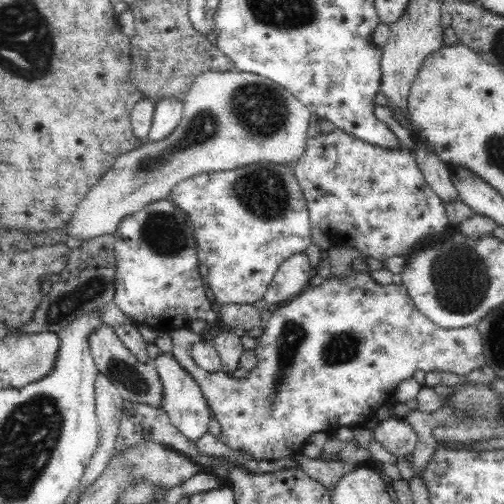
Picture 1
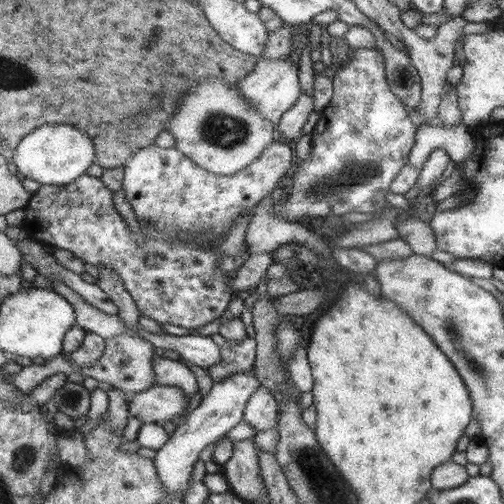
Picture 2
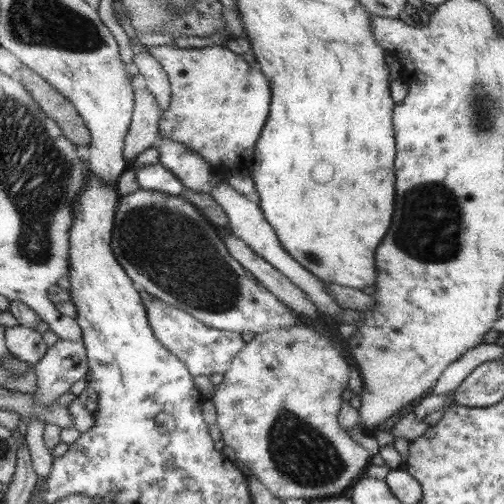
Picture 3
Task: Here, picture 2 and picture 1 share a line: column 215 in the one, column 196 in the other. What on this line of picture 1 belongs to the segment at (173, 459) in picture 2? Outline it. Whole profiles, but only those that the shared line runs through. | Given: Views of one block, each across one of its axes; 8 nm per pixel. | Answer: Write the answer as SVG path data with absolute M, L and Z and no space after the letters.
M160 352L160 356L156 356L152 360L152 366L160 378L162 384L162 410L168 414L168 418L172 420L172 424L192 442L196 442L202 434L208 432L208 424L212 420L212 410L208 400L202 394L200 384L190 376L190 372L174 358L174 354L164 354Z

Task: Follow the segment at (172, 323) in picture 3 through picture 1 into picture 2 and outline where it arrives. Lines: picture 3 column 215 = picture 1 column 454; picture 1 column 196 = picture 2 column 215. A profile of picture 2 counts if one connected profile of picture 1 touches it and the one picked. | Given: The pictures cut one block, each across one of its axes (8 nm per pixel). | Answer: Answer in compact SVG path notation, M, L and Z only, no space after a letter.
M213 334L209 338L221 348L221 356L223 356L223 360L219 364L211 366L211 370L209 370L209 376L213 382L221 382L237 372L253 368L253 362L257 358L255 356L255 348L257 348L255 340L245 338L243 342L227 342L219 334Z

